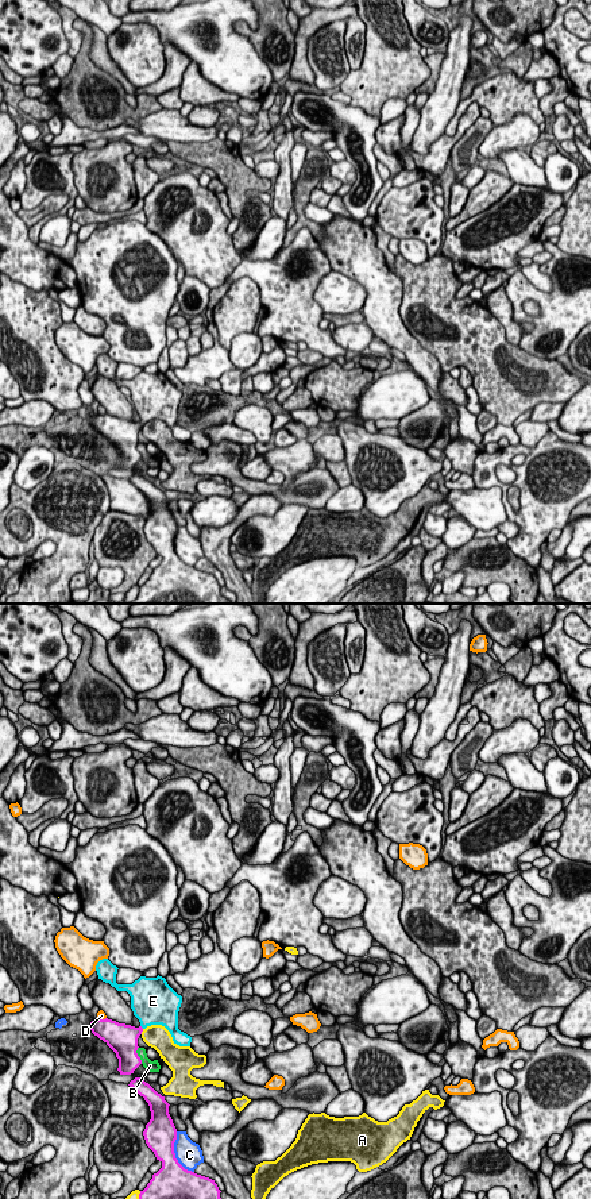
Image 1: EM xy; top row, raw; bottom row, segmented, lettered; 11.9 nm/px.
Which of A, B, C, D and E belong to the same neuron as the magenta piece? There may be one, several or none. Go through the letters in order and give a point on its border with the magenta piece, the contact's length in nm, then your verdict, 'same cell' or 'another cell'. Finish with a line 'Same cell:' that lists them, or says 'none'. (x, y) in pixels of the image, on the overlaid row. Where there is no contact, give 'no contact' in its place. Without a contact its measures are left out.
A: xy (142, 1030) | 70 nm | another cell
B: xy (136, 1055) | 220 nm | another cell
C: xy (174, 1155) | 550 nm | another cell
D: xy (101, 1020) | 100 nm | another cell
E: no contact | same cell
Same cell: E

